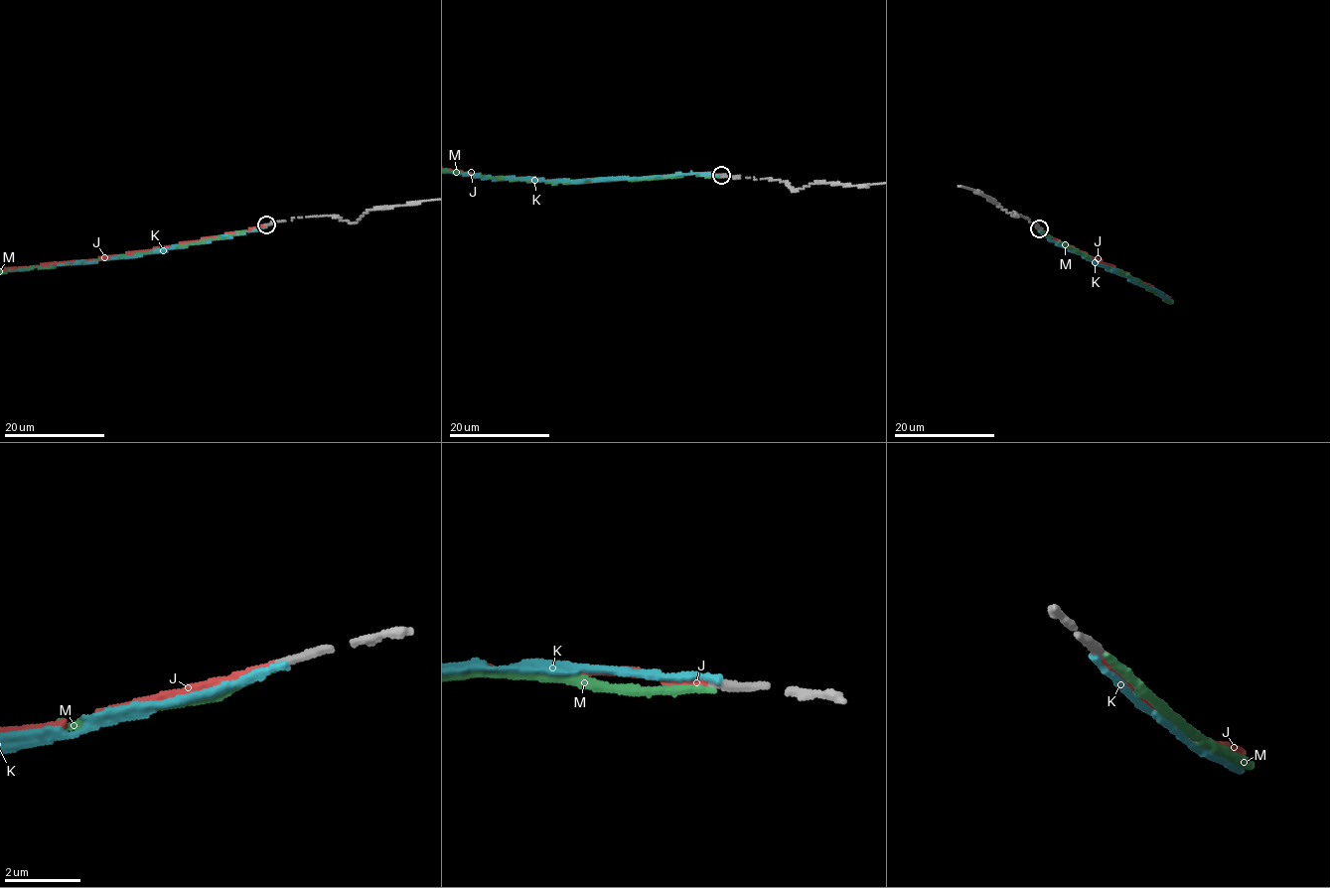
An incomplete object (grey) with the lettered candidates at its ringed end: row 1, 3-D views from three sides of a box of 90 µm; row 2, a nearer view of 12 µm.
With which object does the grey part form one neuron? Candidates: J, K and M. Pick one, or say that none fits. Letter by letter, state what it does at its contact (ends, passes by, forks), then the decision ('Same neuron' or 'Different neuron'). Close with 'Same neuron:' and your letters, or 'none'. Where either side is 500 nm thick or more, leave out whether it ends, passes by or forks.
J: It ends there. Same neuron
K: It ends there. Different neuron
M: It ends there. Different neuron
Same neuron: J

